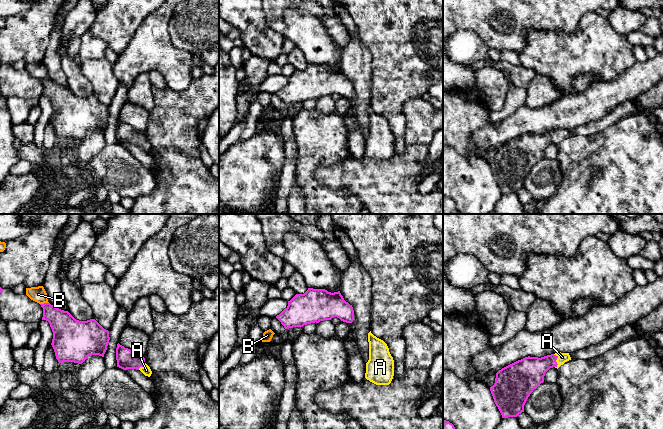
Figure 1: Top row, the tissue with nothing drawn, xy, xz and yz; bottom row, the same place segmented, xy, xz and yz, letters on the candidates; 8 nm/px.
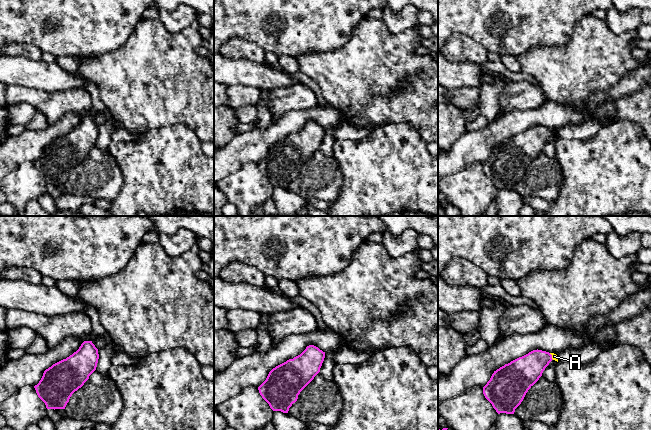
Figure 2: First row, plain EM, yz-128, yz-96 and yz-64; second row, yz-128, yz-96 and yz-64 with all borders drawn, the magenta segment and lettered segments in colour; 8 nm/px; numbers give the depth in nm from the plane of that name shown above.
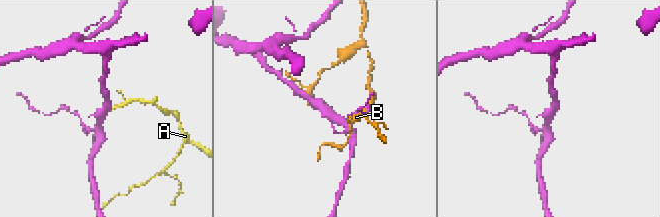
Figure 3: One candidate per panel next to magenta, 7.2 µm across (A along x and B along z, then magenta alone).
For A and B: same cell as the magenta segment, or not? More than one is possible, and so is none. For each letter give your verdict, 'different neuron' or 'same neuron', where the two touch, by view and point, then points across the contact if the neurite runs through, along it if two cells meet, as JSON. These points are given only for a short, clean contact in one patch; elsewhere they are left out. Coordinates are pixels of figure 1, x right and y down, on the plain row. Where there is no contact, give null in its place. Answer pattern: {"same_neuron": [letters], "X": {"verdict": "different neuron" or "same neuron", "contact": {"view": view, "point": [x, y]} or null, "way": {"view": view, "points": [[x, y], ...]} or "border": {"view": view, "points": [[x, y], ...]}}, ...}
{"same_neuron": ["A"], "A": {"verdict": "same neuron", "contact": {"view": "yz", "point": [556, 135]}, "way": {"view": "yz", "points": [[529, 148], [546, 138], [556, 135], [562, 133]]}}, "B": {"verdict": "different neuron", "contact": {"view": "xy", "point": [44, 79]}}}

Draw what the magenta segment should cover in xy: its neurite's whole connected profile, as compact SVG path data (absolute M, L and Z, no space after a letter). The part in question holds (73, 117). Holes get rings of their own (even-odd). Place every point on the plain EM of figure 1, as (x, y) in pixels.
M50 79L40 80L42 96L49 98L53 108L52 123L59 139L82 140L88 132L104 133L110 116L109 107L95 95L76 96L68 87Z

